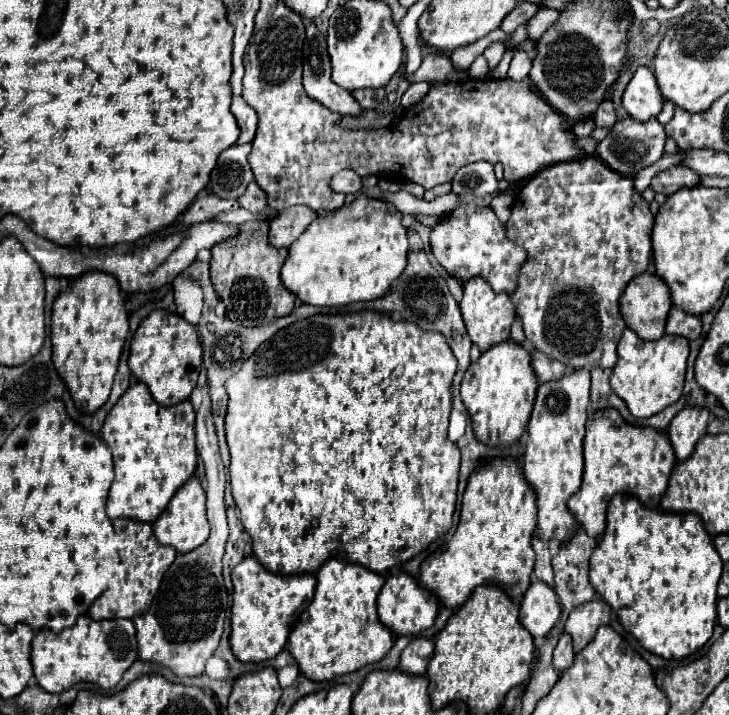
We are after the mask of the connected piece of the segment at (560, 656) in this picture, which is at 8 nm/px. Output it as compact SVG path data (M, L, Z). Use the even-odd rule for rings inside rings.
M562 634L558 640L558 646L554 650L554 668L558 672L570 668L570 664L574 662L574 648L572 648L572 638L570 634Z

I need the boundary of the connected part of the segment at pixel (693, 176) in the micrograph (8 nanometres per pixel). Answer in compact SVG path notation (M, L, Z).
M674 166L670 170L664 170L660 174L656 174L652 178L652 188L654 192L662 192L666 196L674 194L680 188L694 188L698 186L702 180L702 176L698 176L698 172L694 172L692 168L682 168L682 166Z

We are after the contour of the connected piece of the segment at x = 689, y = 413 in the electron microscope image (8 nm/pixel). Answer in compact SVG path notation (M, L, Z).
M688 406L672 418L668 426L668 438L678 460L686 460L692 454L696 442L706 434L708 420L710 420L708 408L700 406L692 408Z

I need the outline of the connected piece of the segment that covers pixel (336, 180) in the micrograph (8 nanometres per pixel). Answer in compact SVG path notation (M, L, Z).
M342 170L332 178L332 190L342 194L356 194L362 190L362 178L354 170Z

